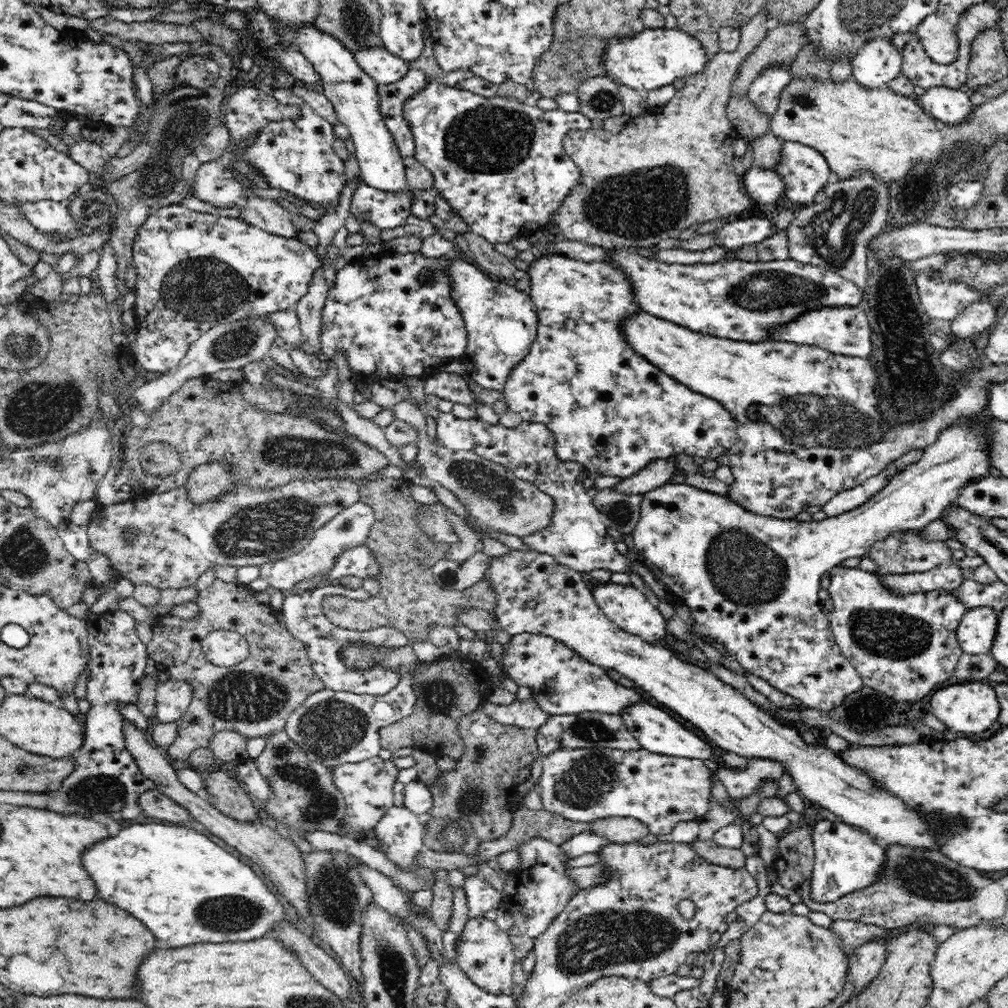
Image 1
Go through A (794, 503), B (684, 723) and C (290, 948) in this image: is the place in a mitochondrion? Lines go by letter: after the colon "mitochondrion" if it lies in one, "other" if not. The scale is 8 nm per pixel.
A: other
B: other
C: other

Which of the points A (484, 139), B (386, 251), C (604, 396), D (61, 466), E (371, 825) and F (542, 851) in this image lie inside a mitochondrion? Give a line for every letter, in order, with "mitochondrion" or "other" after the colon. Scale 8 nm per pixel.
A: mitochondrion
B: other
C: other
D: mitochondrion
E: other
F: other

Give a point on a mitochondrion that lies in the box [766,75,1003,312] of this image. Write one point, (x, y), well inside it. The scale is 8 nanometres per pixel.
(855, 209)

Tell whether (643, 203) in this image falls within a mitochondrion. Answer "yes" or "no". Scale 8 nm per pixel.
yes

